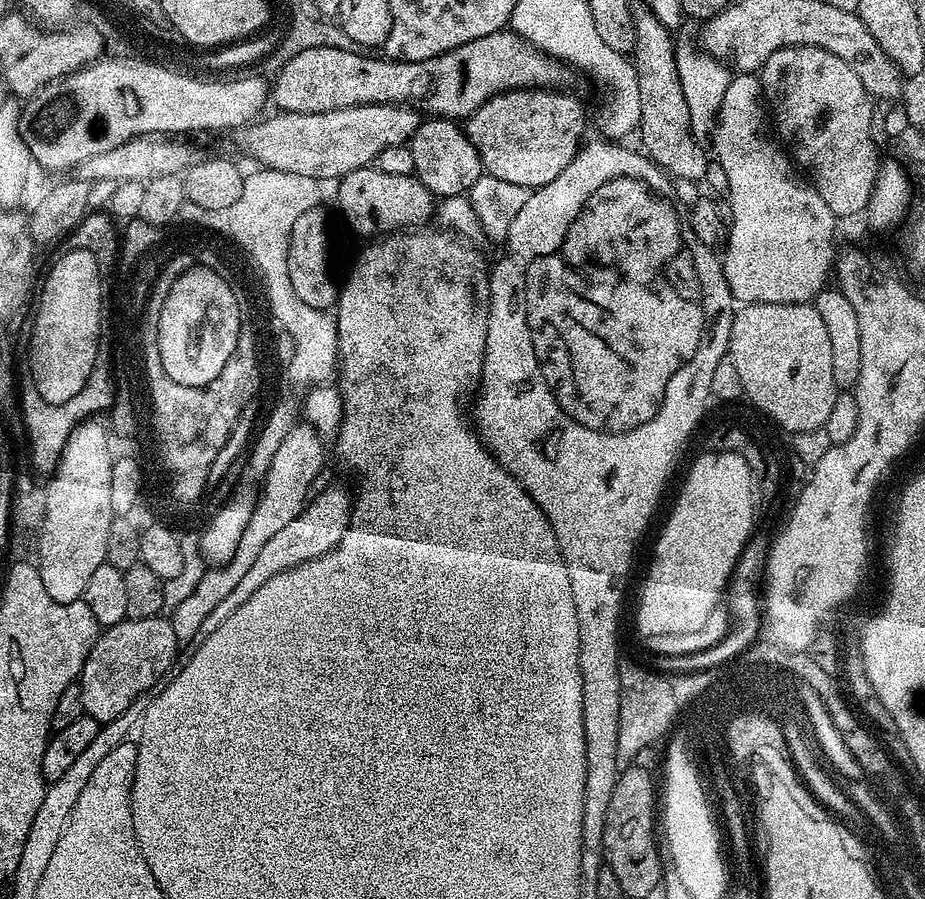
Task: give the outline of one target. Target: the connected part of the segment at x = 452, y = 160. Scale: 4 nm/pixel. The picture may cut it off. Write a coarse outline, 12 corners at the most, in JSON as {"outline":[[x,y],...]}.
{"outline":[[425,119],[414,175],[433,197],[463,196],[482,174],[467,131]]}

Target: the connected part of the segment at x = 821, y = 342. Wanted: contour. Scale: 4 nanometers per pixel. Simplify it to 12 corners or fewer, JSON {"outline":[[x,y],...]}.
{"outline":[[811,303],[743,305],[728,352],[785,433],[838,389]]}

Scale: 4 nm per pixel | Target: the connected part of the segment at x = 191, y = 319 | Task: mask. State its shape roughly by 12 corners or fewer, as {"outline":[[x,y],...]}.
{"outline":[[203,266],[161,308],[162,366],[182,386],[216,380],[238,342],[234,293]]}

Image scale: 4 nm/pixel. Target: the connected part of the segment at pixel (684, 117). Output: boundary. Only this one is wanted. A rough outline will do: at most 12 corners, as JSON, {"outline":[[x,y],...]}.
{"outline":[[632,13],[640,144],[661,172],[703,181],[673,33]]}

